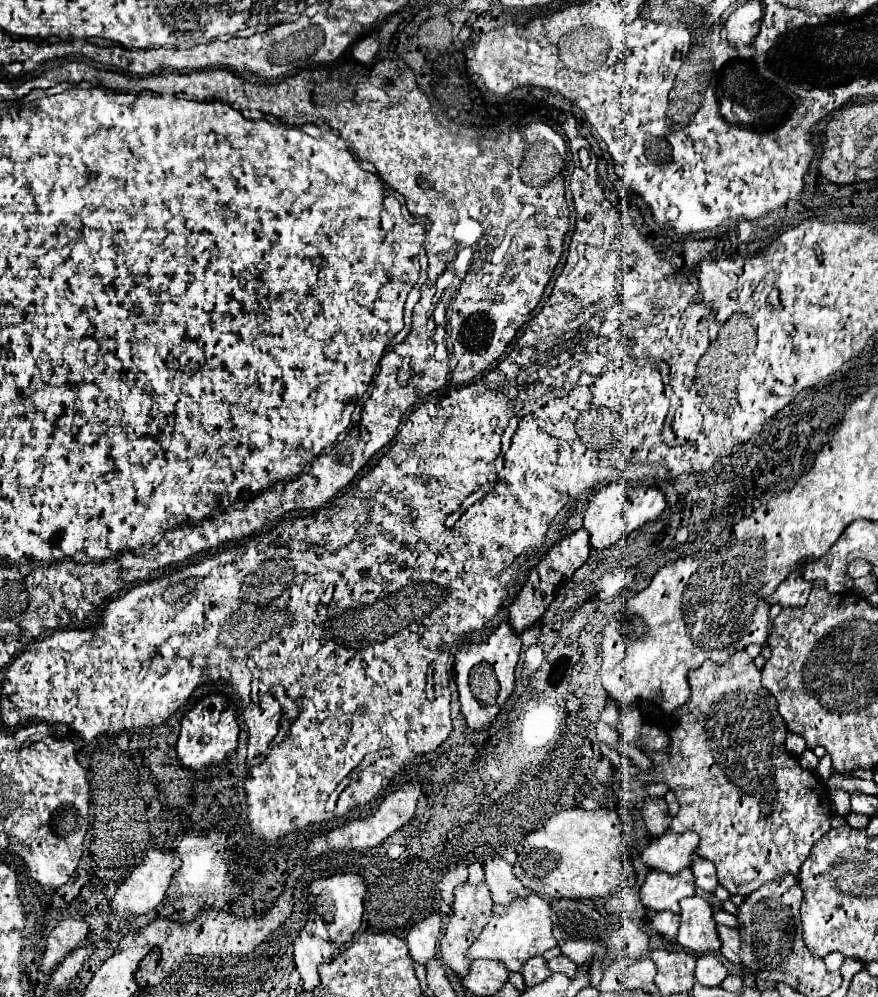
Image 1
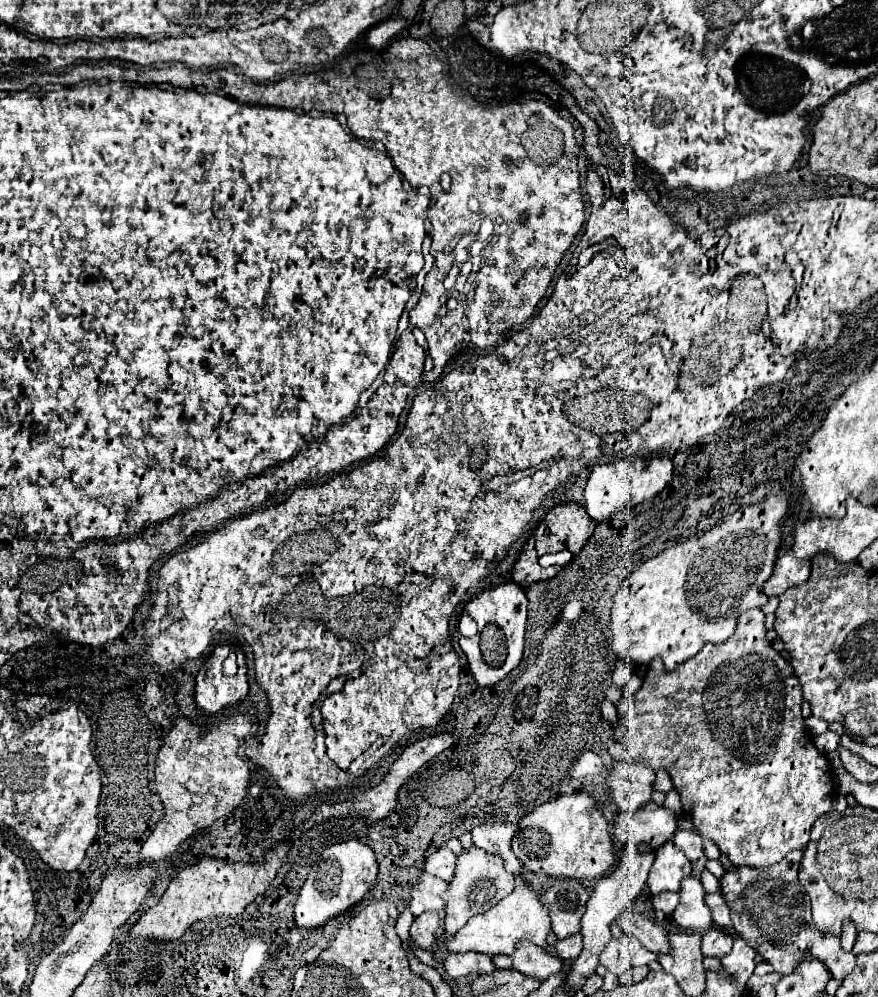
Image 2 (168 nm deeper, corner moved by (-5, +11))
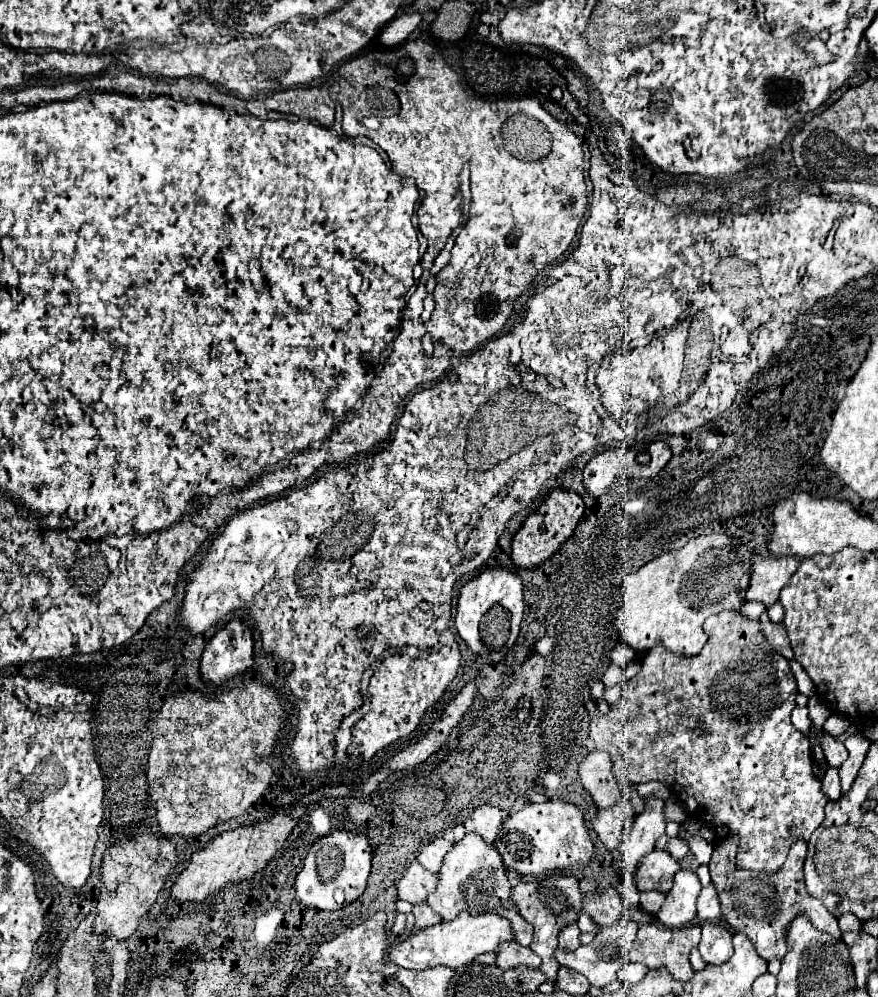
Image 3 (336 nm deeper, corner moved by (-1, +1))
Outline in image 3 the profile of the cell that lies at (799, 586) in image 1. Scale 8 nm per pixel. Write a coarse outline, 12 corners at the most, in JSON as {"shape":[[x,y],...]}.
{"shape":[[798,561],[754,563],[746,599],[772,607]]}

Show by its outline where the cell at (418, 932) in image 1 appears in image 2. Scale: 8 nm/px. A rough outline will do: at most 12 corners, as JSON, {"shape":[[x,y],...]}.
{"shape":[[422,871],[410,885],[412,913],[442,911],[446,881]]}

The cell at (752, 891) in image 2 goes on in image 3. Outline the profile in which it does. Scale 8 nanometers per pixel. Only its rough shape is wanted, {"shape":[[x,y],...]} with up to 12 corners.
{"shape":[[736,837],[708,863],[730,929],[768,963],[786,957],[786,923],[808,915],[842,939],[804,885],[806,843],[782,871],[736,869]]}

